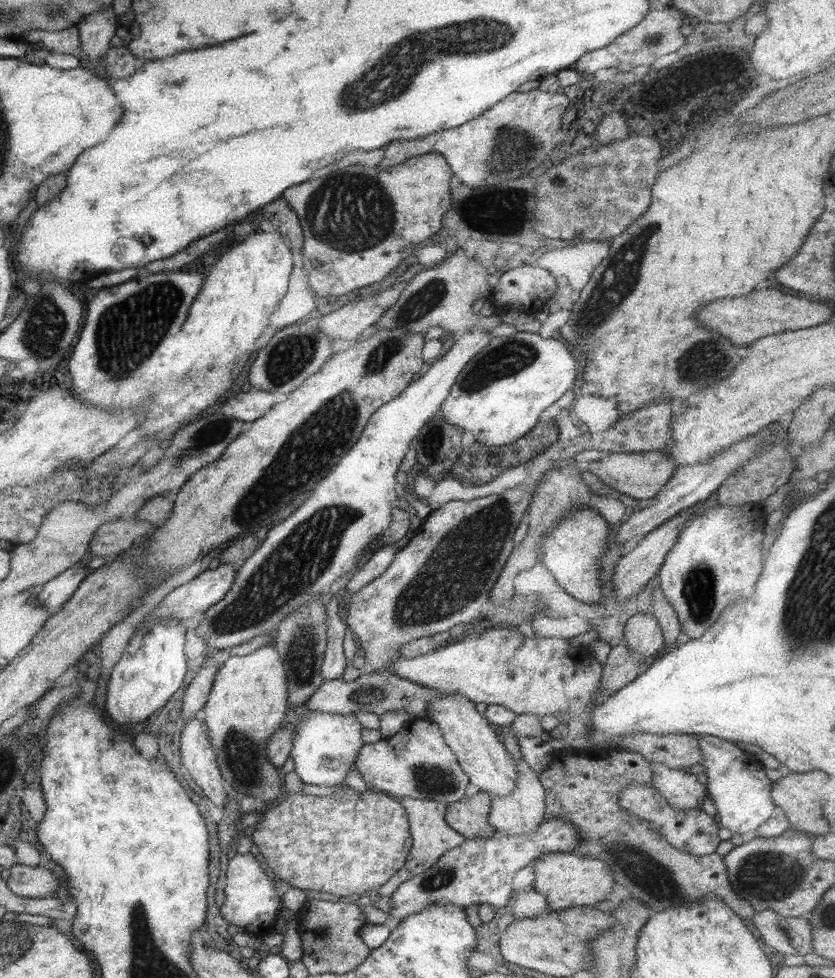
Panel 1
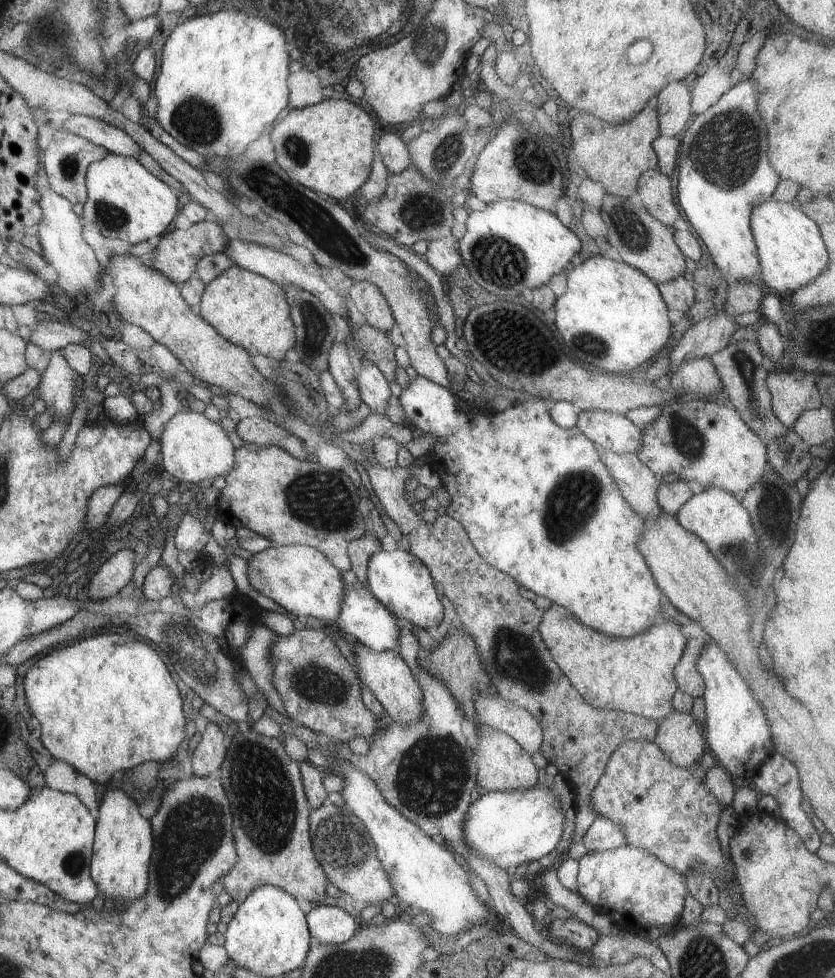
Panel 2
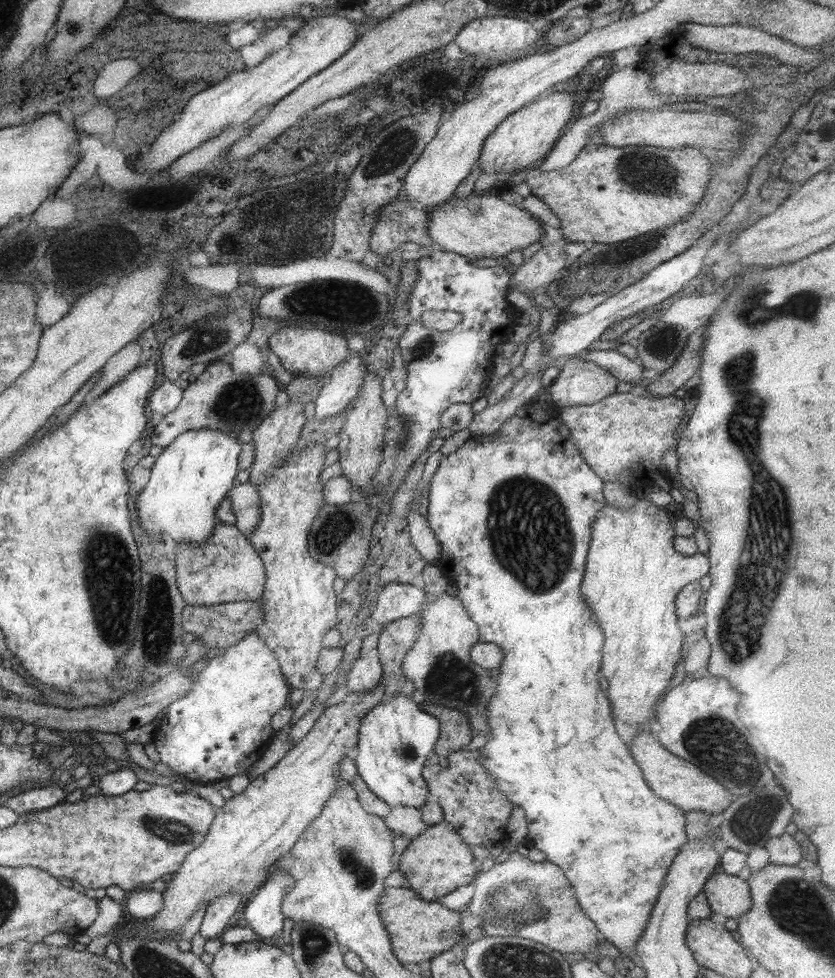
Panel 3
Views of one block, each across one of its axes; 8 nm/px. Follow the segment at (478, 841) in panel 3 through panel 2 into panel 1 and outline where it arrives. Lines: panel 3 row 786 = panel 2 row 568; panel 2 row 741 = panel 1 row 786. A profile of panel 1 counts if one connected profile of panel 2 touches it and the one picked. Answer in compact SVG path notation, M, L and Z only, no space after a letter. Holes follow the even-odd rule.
M618 747L553 752L550 766L538 776L546 792L543 821L549 818L565 818L567 822L571 822L581 836L581 841L572 853L605 862L613 872L616 884L623 886L633 899L639 900L657 913L685 906L695 899L701 899L705 893L709 893L709 890L713 890L711 886L699 884L699 872L701 880L705 880L705 868L715 868L713 880L719 874L717 897L737 916L753 920L755 910L733 893L725 876L721 856L717 858L711 853L709 856L699 858L674 849L667 843L665 837L651 828L649 822L629 815L619 807L617 800L623 786L629 784L652 786L649 766L639 752L623 751Z

